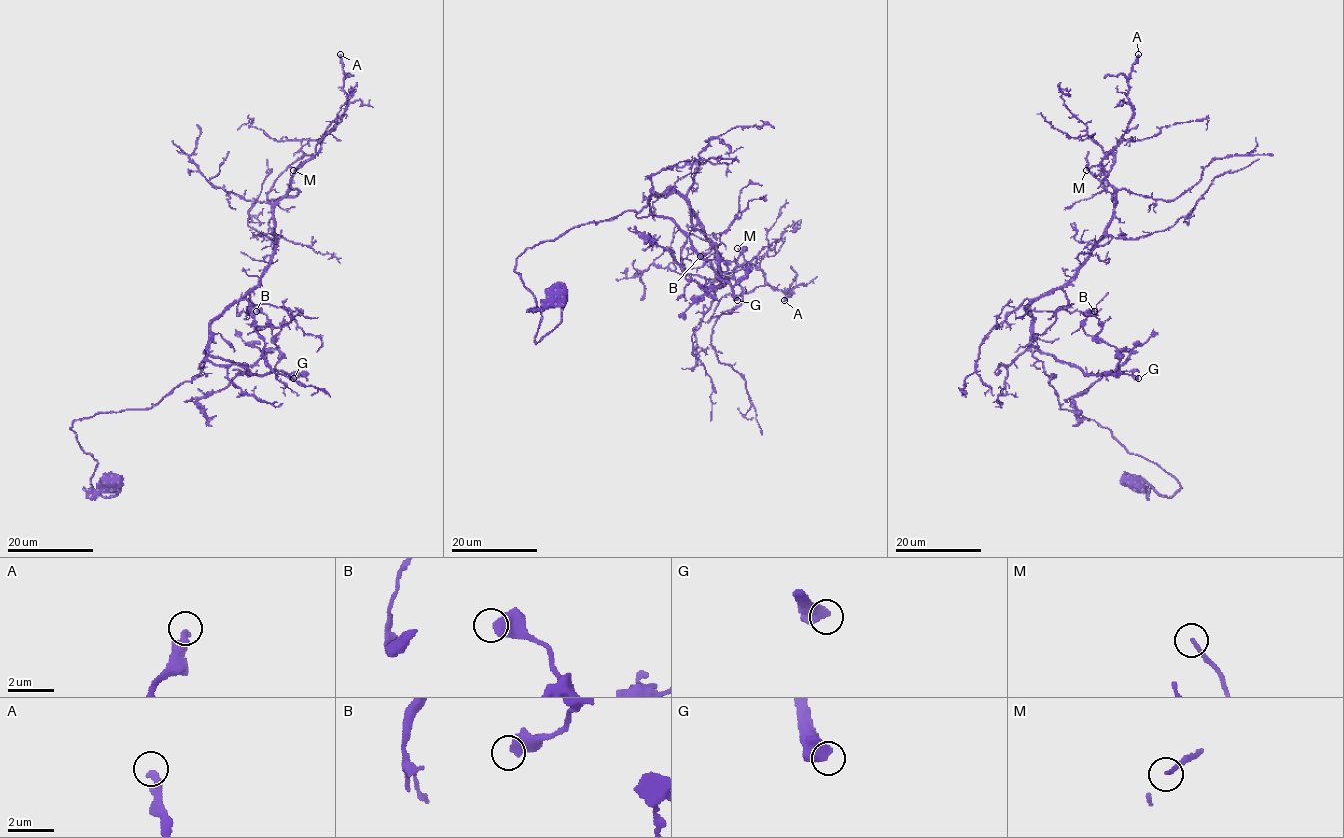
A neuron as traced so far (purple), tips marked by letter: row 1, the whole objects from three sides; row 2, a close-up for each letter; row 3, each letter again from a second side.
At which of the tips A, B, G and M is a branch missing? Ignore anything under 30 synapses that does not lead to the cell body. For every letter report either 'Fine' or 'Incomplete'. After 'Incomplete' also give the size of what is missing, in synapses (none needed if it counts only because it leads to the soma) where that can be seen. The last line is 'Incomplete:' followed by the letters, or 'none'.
A: Fine
B: Fine
G: Incomplete. Roughly 140 synapses
M: Fine
Incomplete: G

